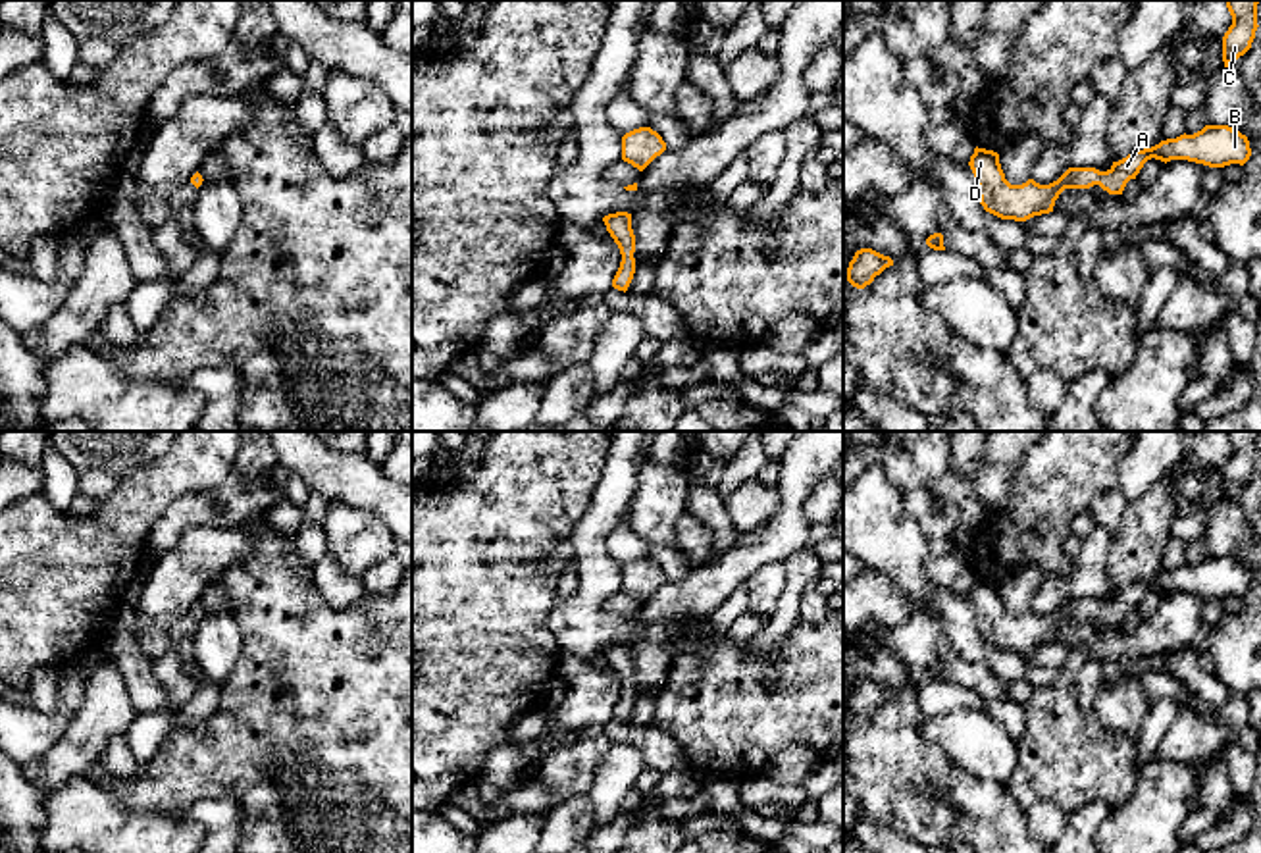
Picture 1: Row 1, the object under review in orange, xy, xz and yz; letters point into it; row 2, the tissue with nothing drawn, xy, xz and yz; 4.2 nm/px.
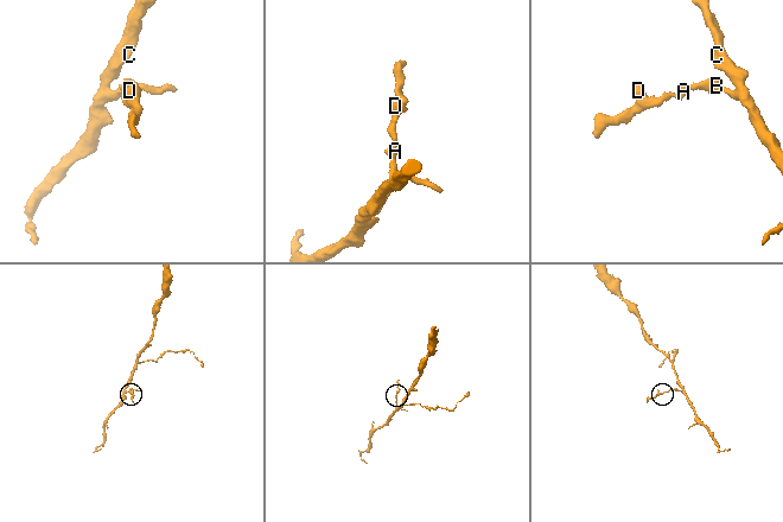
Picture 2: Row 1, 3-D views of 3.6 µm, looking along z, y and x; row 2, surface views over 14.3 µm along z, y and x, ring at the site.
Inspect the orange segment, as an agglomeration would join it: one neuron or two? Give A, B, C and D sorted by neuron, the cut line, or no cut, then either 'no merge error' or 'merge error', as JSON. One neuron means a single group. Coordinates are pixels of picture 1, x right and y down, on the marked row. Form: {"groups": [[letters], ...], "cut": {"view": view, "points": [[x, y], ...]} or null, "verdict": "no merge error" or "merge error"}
{"groups": [["A", "B", "C", "D"]], "cut": null, "verdict": "no merge error"}

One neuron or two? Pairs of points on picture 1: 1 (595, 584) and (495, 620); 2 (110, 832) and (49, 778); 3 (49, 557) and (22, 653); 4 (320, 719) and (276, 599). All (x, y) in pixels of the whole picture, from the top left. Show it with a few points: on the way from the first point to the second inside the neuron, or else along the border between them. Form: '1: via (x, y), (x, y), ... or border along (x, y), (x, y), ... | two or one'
1: border along (555, 601), (549, 613), (549, 632), (559, 646) | two
2: border along (85, 775), (68, 778), (45, 796) | two
3: via (47, 580), (47, 599), (27, 630) | one
4: via (316, 690), (287, 628) | one

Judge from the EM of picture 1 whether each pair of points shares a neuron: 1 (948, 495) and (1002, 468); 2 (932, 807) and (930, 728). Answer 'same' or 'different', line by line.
1: same
2: different

